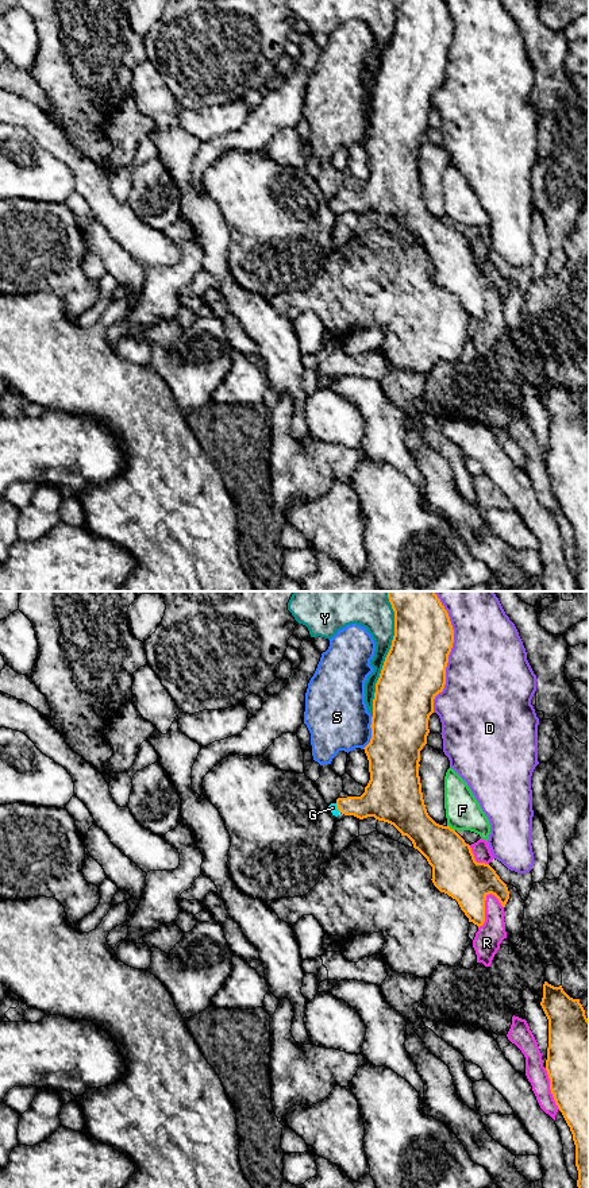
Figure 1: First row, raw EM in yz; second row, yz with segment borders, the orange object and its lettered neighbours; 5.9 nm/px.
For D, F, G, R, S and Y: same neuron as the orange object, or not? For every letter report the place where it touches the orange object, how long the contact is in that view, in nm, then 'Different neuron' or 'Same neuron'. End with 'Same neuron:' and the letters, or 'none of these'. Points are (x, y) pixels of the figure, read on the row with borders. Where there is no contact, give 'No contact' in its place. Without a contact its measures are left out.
D: Touches orange at yz (450, 651). Shared border 700 nm. Different neuron
F: Touches orange at yz (450, 828). Shared border 60 nm. Different neuron
G: Touches orange at yz (338, 807). Shared border 60 nm. Same neuron
R: Touches orange at yz (484, 910). Shared border 220 nm. Different neuron
S: Touches orange at yz (372, 732). Shared border 220 nm. Different neuron
Y: Touches orange at yz (388, 654). Shared border 750 nm. Different neuron
Same neuron: G

